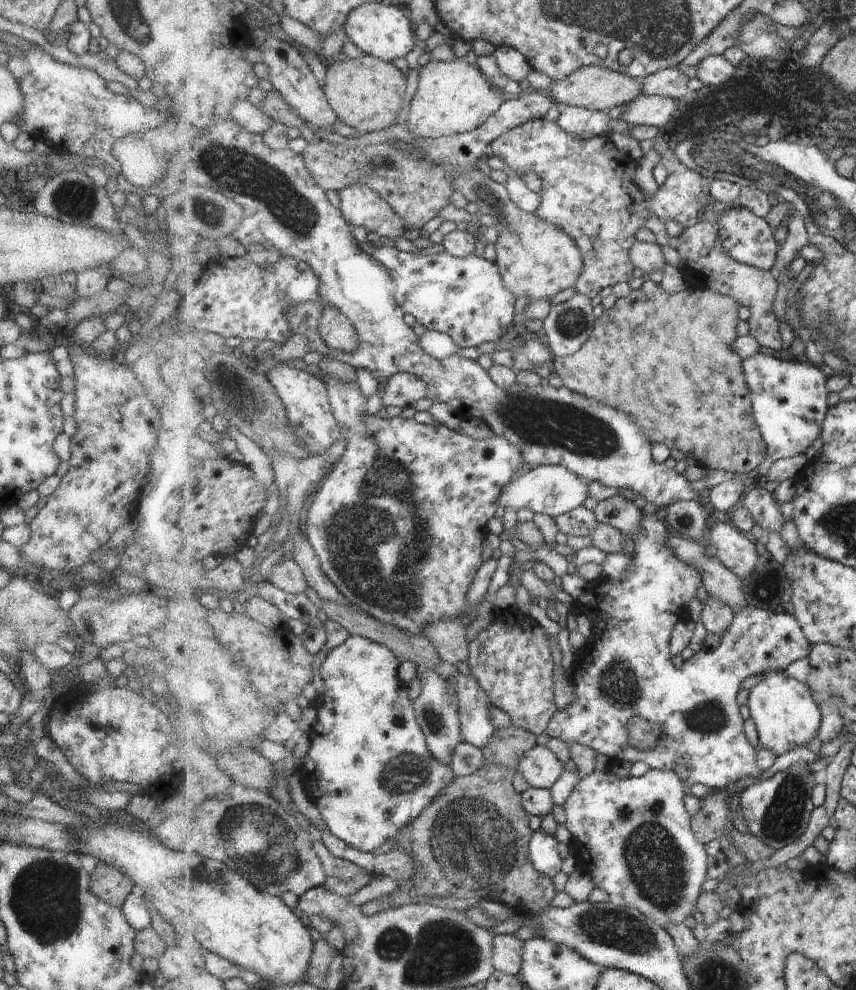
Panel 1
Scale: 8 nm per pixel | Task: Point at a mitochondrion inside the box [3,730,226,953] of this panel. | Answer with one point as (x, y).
(43, 896)

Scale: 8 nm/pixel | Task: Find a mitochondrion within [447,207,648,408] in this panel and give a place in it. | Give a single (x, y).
(572, 322)

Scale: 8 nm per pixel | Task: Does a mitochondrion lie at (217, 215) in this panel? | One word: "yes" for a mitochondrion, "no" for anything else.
yes

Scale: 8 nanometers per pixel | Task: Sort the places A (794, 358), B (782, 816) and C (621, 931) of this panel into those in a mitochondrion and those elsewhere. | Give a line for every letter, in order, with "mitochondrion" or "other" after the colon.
A: other
B: mitochondrion
C: mitochondrion

